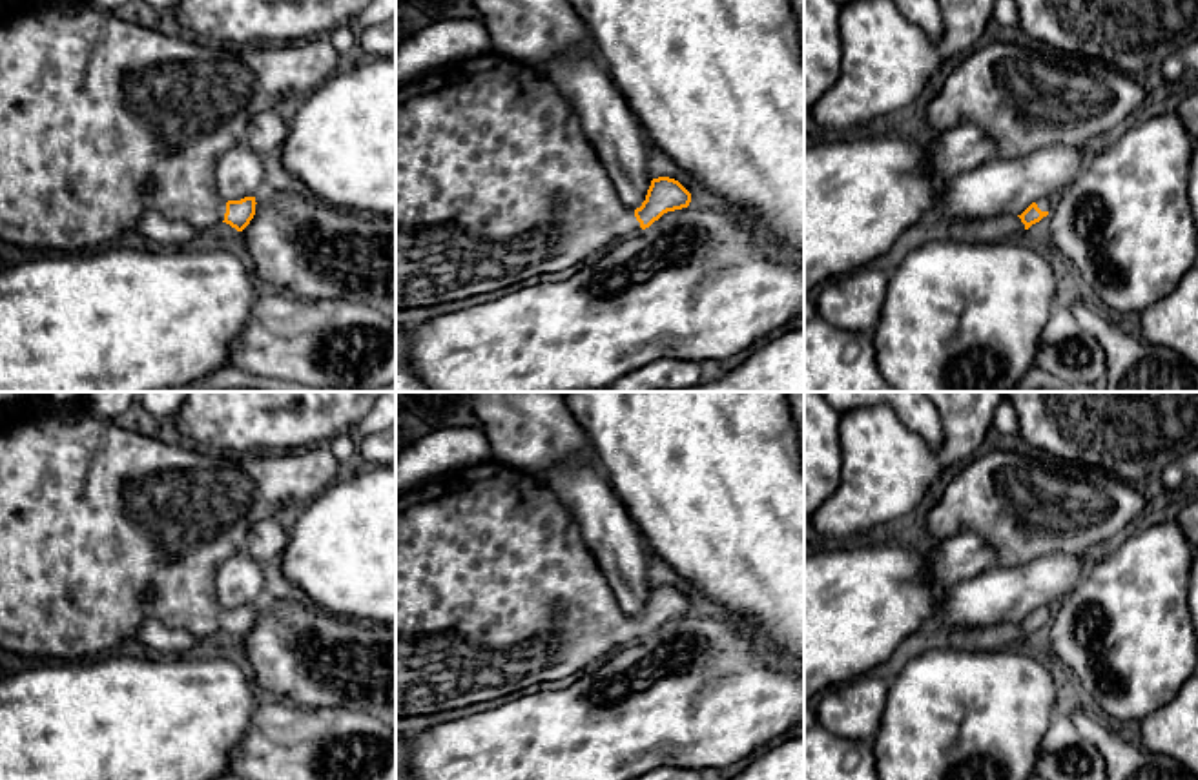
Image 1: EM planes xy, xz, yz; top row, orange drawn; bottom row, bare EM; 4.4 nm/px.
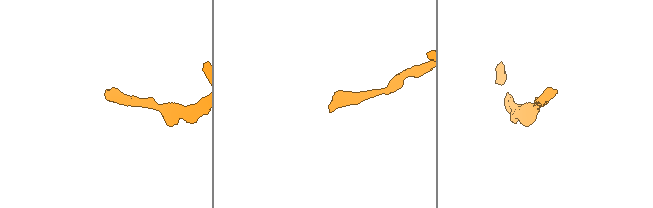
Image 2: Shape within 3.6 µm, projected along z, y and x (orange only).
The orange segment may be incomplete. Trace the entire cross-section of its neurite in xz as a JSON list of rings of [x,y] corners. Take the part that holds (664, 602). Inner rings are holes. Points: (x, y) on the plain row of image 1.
[[[492,457],[456,470],[443,472],[421,485],[396,494],[396,718],[412,718],[470,707],[514,694],[542,682],[578,676],[584,669],[614,651],[649,636],[664,621],[687,616],[691,601],[675,587],[651,589],[640,616],[627,616],[582,536],[582,529],[565,505],[532,474],[511,468]]]

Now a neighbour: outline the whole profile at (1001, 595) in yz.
[[[1052,554],[1025,565],[994,565],[943,590],[937,623],[966,632],[1021,623],[1041,605],[1058,607],[1083,576],[1085,554]]]

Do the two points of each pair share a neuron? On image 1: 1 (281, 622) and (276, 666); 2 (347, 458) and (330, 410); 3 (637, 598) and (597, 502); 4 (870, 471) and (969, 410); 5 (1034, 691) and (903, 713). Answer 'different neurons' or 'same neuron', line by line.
1: same neuron
2: different neurons
3: same neuron
4: same neuron
5: same neuron

